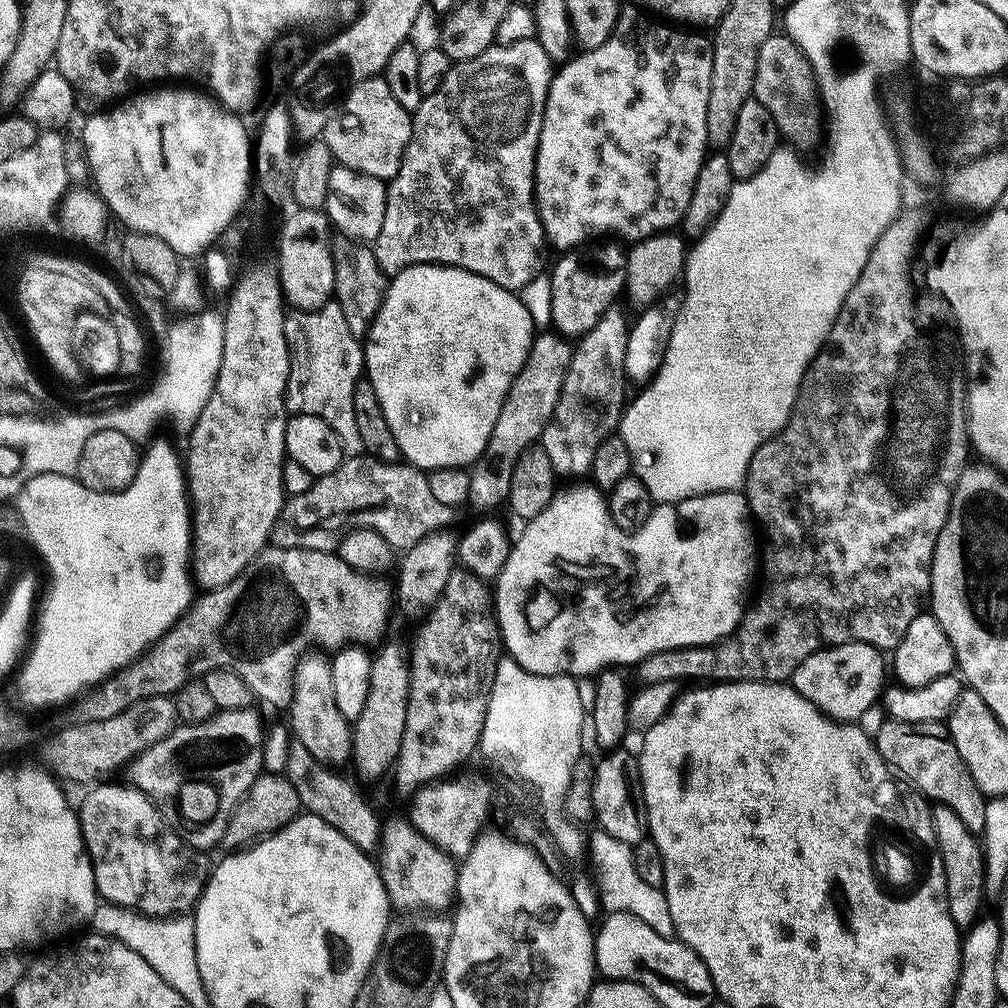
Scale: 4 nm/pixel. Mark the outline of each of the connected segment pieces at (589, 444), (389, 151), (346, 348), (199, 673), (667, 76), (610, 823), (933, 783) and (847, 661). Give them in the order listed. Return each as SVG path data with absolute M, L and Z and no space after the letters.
M613 306L606 309L598 322L594 322L589 332L575 341L570 370L566 370L566 382L562 382L558 406L542 437L542 447L546 450L557 477L587 477L592 470L594 454L605 435L619 429L626 407L624 363L629 327L630 316L620 306Z
M372 76L368 80L358 80L351 85L348 97L344 100L344 109L340 113L329 115L322 139L330 146L333 161L341 168L349 168L358 174L370 178L389 181L398 174L398 166L402 166L402 154L406 154L406 146L412 137L412 118L410 113L390 94L390 86L380 76Z
M329 302L309 312L289 311L284 317L284 333L290 354L285 409L292 414L322 418L322 422L326 422L326 426L338 434L345 457L361 455L364 447L354 418L354 386L365 371L364 349L361 341L350 334L342 306Z
M265 547L264 551L245 566L236 576L231 584L222 584L219 588L214 588L203 593L204 597L197 599L192 607L177 621L175 627L166 633L163 639L156 641L152 645L150 651L141 656L140 659L133 661L126 668L121 668L115 676L109 677L103 684L91 689L87 693L84 702L85 721L105 720L106 718L114 718L114 714L118 714L122 710L126 710L130 706L134 706L140 700L146 698L154 698L155 696L175 697L181 688L186 687L190 682L199 681L207 672L213 672L219 668L227 668L236 672L238 678L246 682L249 693L253 697L257 696L260 700L265 700L268 704L280 710L287 709L292 703L292 673L295 671L295 665L298 657L301 655L302 649L308 640L321 640L326 647L336 650L345 642L364 642L360 640L372 640L384 628L384 612L380 609L380 600L376 597L376 592L372 589L369 580L363 573L354 571L353 568L346 563L335 551L332 552L315 552L312 548L272 548Z
M625 7L620 17L616 19L610 38L606 38L602 46L589 48L583 54L573 55L572 59L553 75L552 82L548 86L548 101L544 107L544 121L540 131L540 145L536 151L534 177L536 209L540 212L544 234L551 247L553 244L554 247L560 248L559 250L576 250L583 245L580 243L588 235L599 237L610 231L628 232L629 241L635 242L645 240L647 236L652 236L656 232L675 229L683 221L686 210L690 206L690 194L694 194L694 182L698 178L698 170L702 170L705 155L710 148L706 130L706 102L710 102L712 45L707 35L699 36L696 32L699 31L681 30L671 23L661 22L645 14L639 7Z
M609 751L601 760L595 761L592 788L594 820L605 837L631 846L645 839L646 836L644 795L640 789L640 769L637 757L633 753L631 756L628 752L620 751Z
M888 718L874 738L874 743L893 773L901 772L918 791L954 810L954 814L962 818L966 830L983 833L988 800L978 782L974 782L966 762L962 762L962 754L958 754L958 746L954 746L947 723L938 720L902 722Z
M846 642L830 644L819 648L790 677L790 687L802 698L809 700L814 707L831 720L856 722L859 716L881 699L886 687L884 680L885 653L866 642Z

